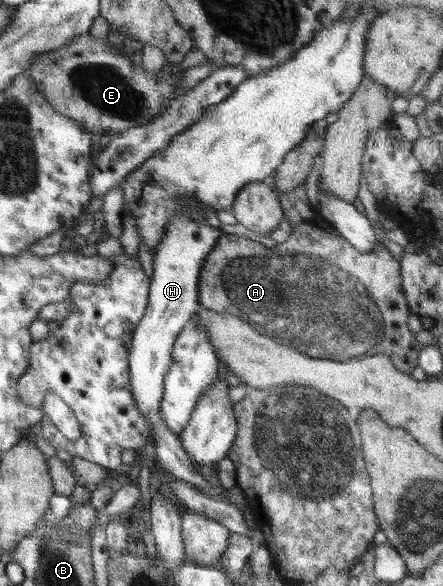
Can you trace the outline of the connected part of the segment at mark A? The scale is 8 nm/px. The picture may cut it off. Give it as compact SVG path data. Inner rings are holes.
M305 183L295 186L294 189L286 191L285 194L278 193L277 195L281 202L283 213L285 214L284 217L288 219L291 228L290 236L286 239L286 242L282 242L282 244L276 246L266 246L260 242L252 242L252 240L248 240L248 238L245 237L236 238L234 234L230 233L226 234L226 236L218 237L218 244L215 244L214 248L208 253L200 269L198 302L201 308L214 310L214 312L218 313L232 314L244 320L259 334L271 338L274 342L278 342L283 346L294 348L300 353L313 358L347 362L348 360L366 356L385 355L392 360L394 367L400 370L400 372L410 373L414 370L414 368L417 367L418 358L424 346L416 341L414 334L407 326L410 310L408 310L406 297L404 297L404 289L402 289L401 267L399 266L399 262L394 259L386 247L379 242L376 243L373 251L367 253L357 251L355 246L352 246L351 242L348 242L336 229L330 227L326 223L326 220L322 217L317 208L310 205L308 199L306 199Z

